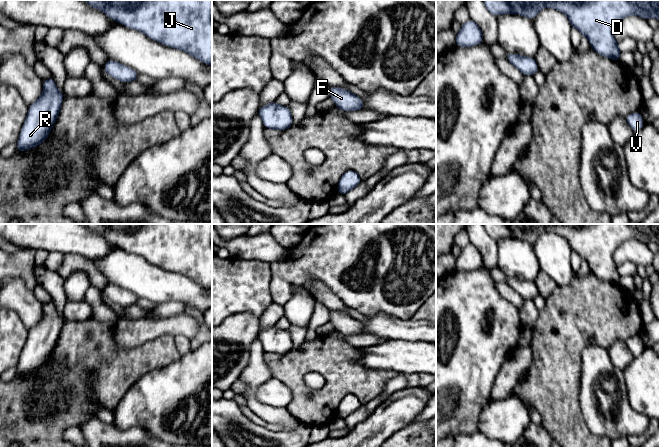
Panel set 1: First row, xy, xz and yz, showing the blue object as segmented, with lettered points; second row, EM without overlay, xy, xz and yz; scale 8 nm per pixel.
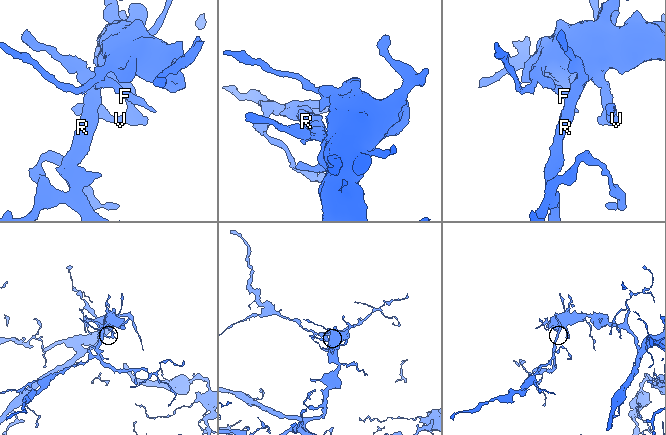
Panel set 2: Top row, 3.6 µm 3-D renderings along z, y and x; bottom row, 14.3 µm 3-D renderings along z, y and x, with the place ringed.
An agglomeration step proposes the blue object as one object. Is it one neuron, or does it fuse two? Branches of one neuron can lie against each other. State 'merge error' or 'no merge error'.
no merge error

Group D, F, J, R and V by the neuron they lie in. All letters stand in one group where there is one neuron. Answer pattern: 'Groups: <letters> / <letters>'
Groups: D F J R V

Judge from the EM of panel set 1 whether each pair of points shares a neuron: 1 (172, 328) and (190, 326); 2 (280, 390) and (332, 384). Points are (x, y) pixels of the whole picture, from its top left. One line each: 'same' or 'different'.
1: same
2: different

